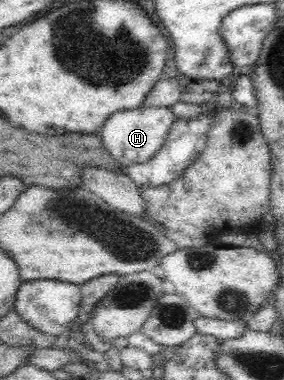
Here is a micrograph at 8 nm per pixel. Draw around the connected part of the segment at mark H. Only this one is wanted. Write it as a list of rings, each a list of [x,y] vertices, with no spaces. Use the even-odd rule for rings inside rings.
[[[140,105],[131,110],[112,113],[104,120],[98,134],[104,149],[120,165],[132,166],[148,161],[162,147],[165,135],[173,124],[176,116],[170,106],[150,107]]]

